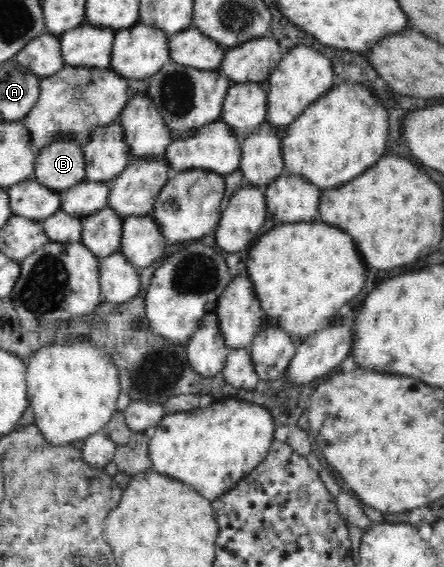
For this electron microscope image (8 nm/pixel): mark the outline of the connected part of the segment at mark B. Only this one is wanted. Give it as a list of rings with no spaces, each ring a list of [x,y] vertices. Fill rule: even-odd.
[[[68,138],[44,145],[35,159],[34,179],[59,193],[84,181],[86,164],[82,149],[82,145]]]

